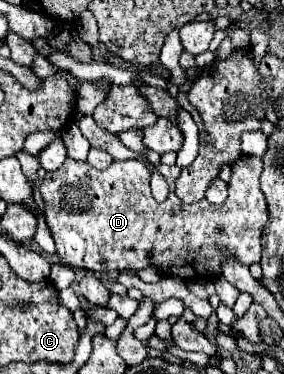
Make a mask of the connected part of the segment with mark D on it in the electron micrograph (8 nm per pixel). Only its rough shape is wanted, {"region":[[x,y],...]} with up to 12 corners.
{"region":[[261,158],[229,196],[155,202],[149,166],[65,162],[39,186],[63,264],[219,274],[261,260]]}

